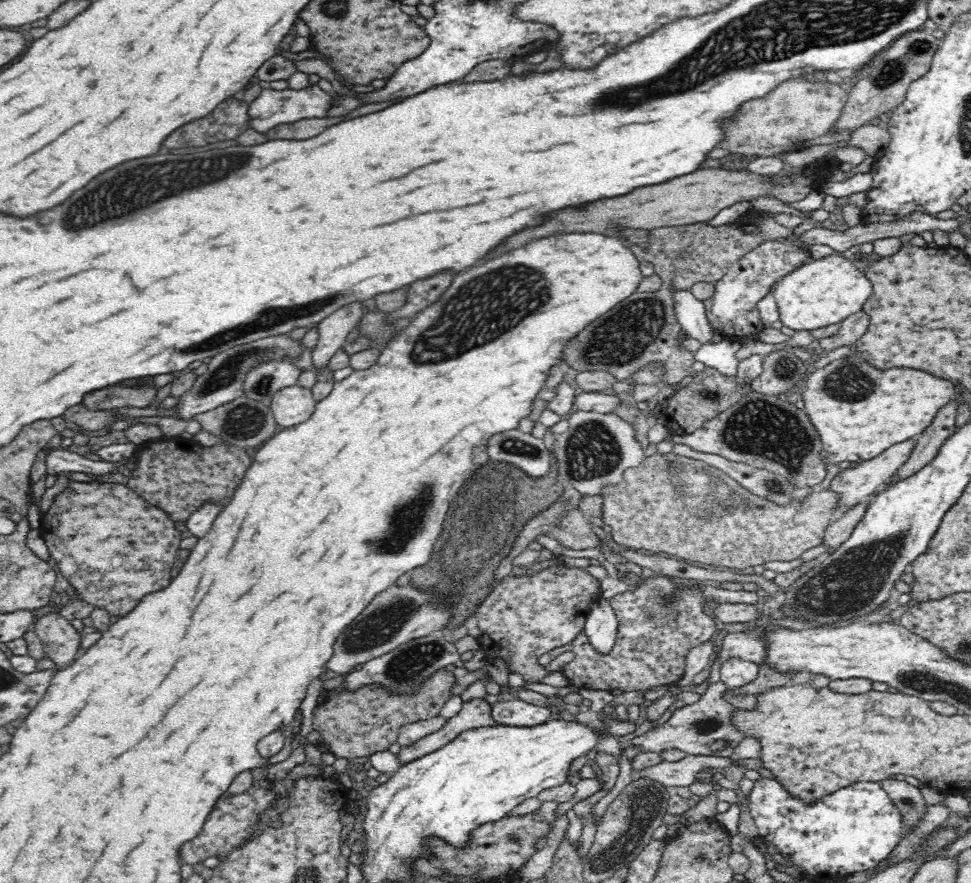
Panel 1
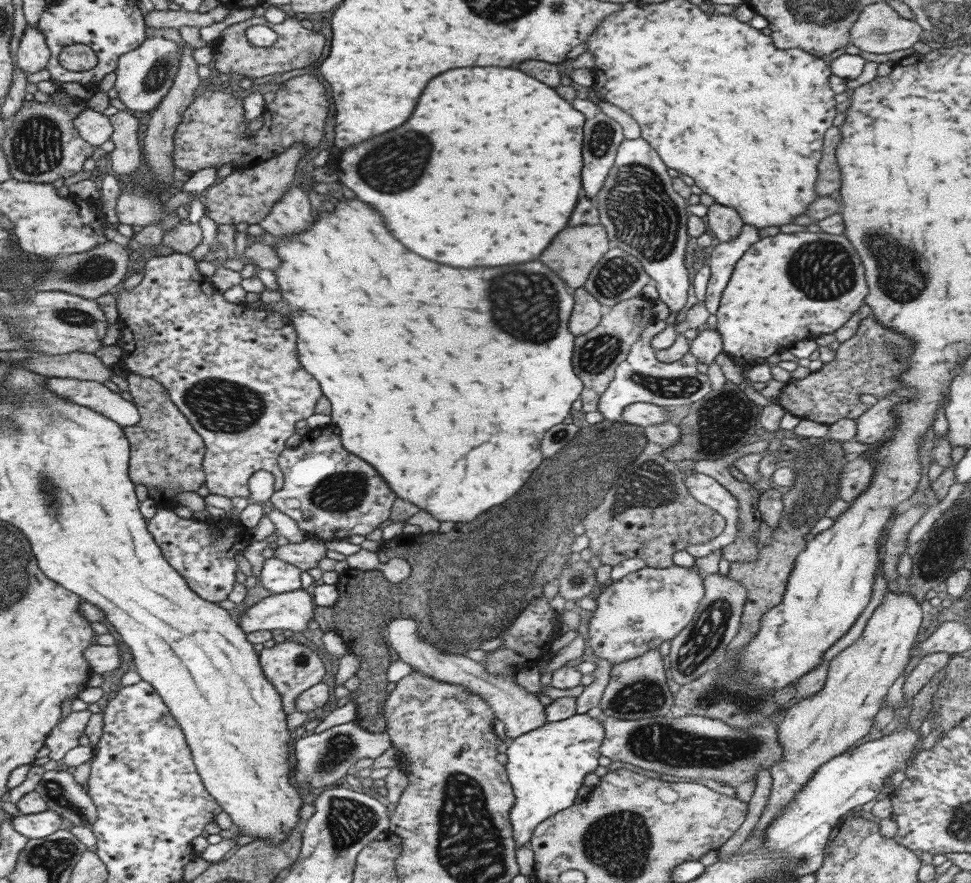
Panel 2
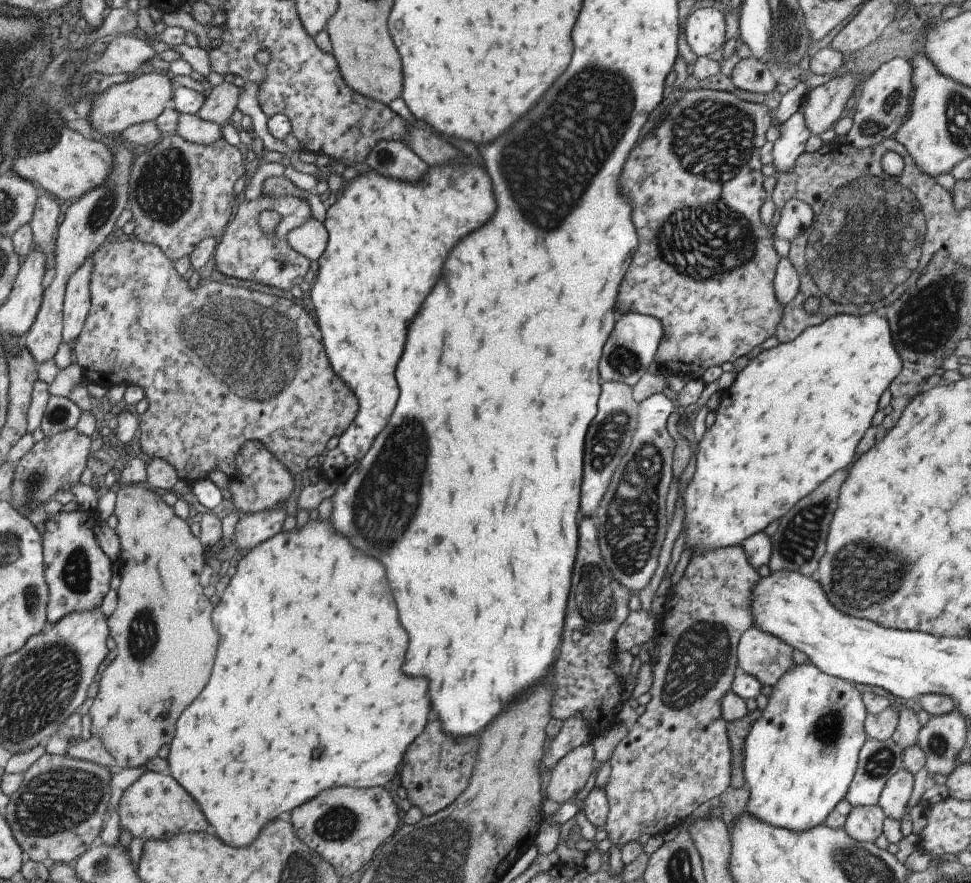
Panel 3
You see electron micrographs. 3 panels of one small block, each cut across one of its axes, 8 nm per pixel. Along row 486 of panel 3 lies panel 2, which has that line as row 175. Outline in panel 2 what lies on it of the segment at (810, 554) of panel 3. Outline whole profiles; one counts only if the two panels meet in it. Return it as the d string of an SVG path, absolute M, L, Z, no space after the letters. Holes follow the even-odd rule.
M832 126L824 136L824 148L822 148L822 160L818 164L818 182L816 182L816 194L818 196L836 196L840 188L840 172L838 161L835 160L836 148L842 142L842 133L839 127Z

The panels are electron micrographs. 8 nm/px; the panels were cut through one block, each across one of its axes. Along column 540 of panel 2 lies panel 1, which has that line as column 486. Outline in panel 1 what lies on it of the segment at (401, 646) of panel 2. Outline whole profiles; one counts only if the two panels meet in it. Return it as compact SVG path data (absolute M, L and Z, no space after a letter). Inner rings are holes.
M485 698L465 702L461 710L449 718L436 732L417 740L411 746L404 746L397 754L400 765L406 765L422 756L427 756L454 740L461 732L485 726L496 726L497 722L491 715L491 706Z

